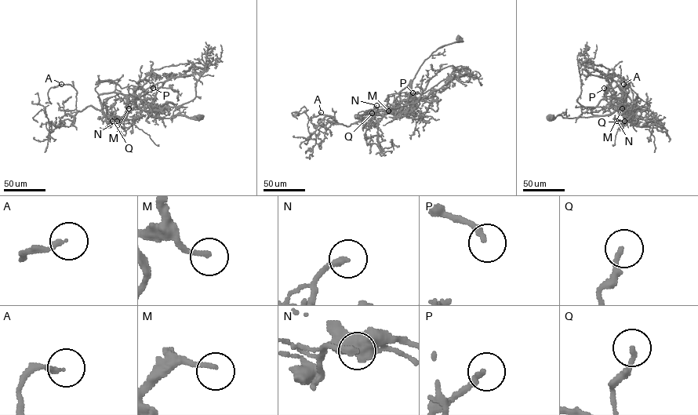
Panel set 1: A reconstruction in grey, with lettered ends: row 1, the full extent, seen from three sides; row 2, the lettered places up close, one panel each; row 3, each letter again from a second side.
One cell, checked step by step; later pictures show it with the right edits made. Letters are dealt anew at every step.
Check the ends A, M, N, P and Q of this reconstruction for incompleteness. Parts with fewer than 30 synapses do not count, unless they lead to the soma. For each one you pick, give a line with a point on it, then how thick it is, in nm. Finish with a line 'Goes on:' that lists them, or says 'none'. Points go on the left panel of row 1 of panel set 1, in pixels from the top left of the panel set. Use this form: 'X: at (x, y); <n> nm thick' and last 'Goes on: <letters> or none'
P: at (153, 88); 240 nm thick
Goes on: P

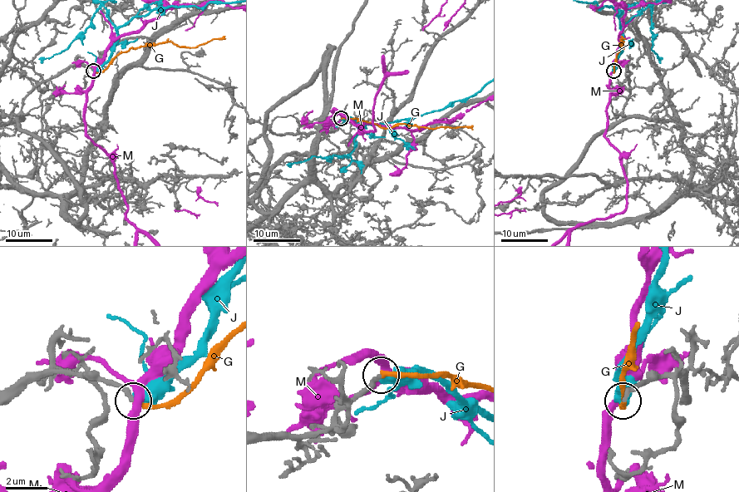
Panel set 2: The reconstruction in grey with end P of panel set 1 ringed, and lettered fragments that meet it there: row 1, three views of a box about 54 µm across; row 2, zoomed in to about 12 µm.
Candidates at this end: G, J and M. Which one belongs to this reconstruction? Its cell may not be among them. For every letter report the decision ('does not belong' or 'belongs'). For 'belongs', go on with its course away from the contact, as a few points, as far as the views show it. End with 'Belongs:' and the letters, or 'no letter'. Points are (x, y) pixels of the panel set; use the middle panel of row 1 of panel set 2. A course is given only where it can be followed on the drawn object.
G: belongs | via (342, 119), (366, 121), (379, 127), (391, 128), (403, 123), (428, 128), (473, 125)
J: does not belong
M: does not belong
Belongs: G

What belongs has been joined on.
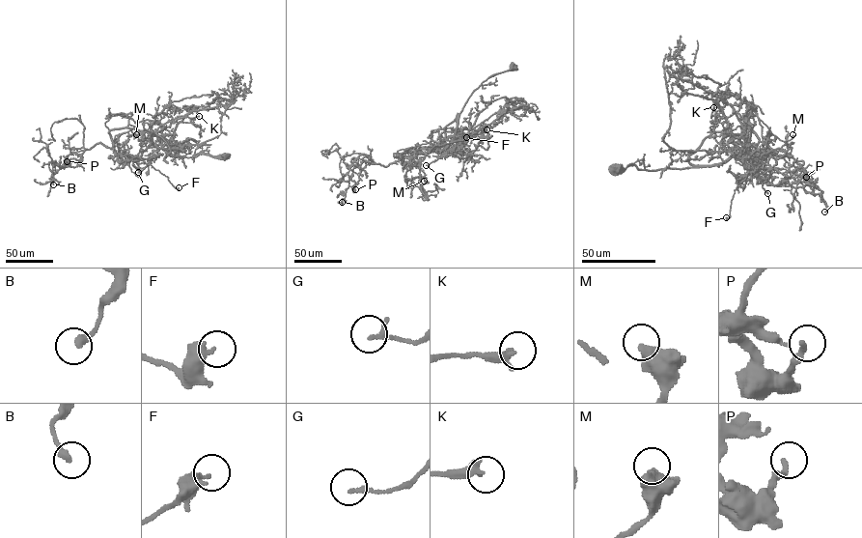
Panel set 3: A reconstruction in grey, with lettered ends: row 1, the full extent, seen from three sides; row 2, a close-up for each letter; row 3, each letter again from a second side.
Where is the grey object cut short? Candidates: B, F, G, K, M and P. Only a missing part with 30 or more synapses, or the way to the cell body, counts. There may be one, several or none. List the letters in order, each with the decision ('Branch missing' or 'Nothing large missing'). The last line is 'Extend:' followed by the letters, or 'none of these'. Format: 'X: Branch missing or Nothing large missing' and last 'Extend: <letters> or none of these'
B: Nothing large missing
F: Nothing large missing
G: Nothing large missing
K: Branch missing
M: Nothing large missing
P: Nothing large missing
Extend: K

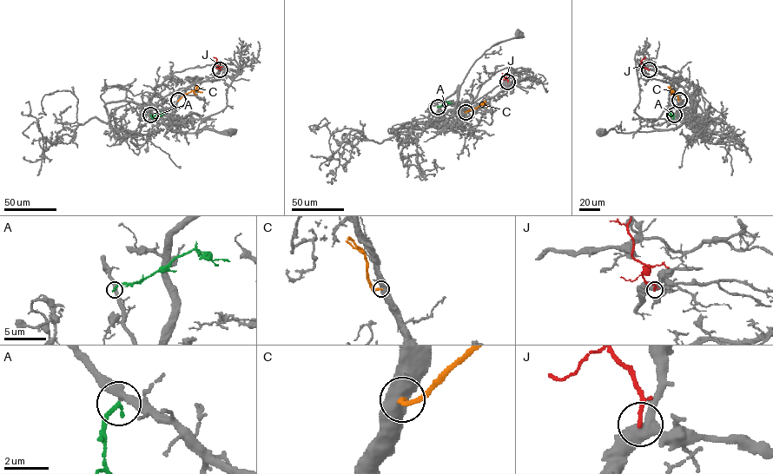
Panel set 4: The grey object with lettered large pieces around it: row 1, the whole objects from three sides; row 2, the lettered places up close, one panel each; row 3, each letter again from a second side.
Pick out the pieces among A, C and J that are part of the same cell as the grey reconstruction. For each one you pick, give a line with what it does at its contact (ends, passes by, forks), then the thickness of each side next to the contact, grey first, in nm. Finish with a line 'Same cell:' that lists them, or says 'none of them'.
A: It ends there. Thickness 380 nm (grey) against 200 nm
Same cell: A

